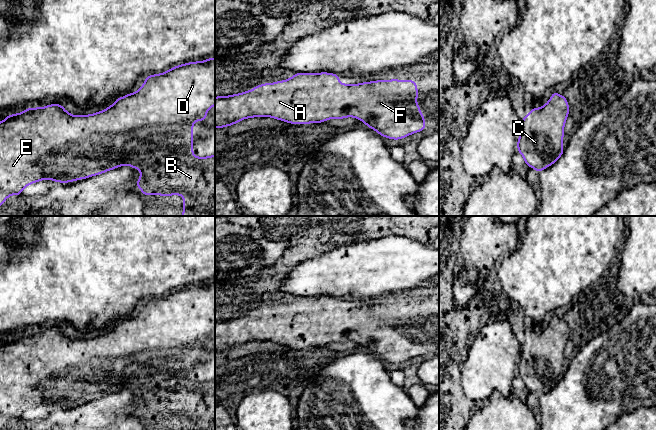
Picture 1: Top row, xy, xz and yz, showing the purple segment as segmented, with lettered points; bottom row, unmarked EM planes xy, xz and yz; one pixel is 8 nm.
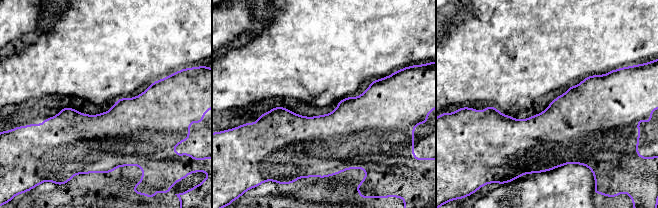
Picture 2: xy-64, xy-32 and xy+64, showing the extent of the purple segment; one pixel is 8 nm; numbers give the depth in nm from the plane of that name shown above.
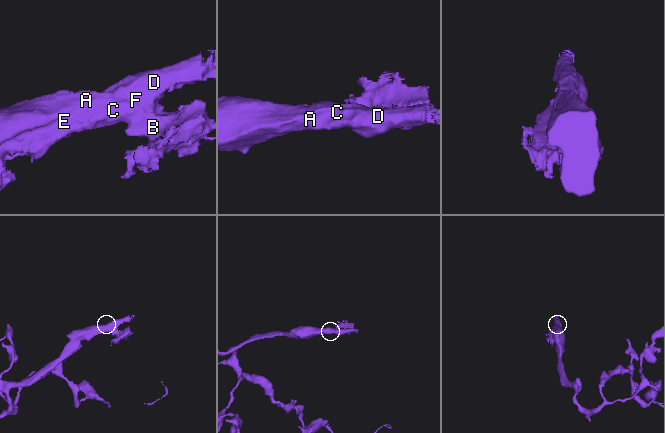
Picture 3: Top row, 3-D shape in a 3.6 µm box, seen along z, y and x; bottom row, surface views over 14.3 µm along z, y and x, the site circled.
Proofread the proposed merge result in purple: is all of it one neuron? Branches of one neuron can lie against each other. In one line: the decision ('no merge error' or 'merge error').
no merge error

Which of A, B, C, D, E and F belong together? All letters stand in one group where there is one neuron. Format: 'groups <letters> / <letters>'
groups A B C D E F

